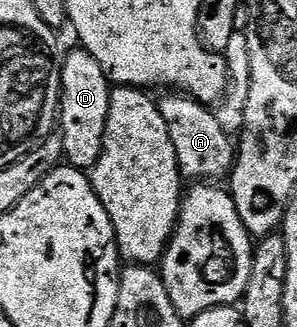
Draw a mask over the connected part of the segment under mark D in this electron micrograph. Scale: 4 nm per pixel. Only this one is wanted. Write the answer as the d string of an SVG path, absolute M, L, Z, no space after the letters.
M75 49L63 56L60 64L60 110L58 131L64 150L63 162L69 167L88 173L100 160L104 134L110 113L110 93L113 84L108 82L106 73L98 61L83 49Z

